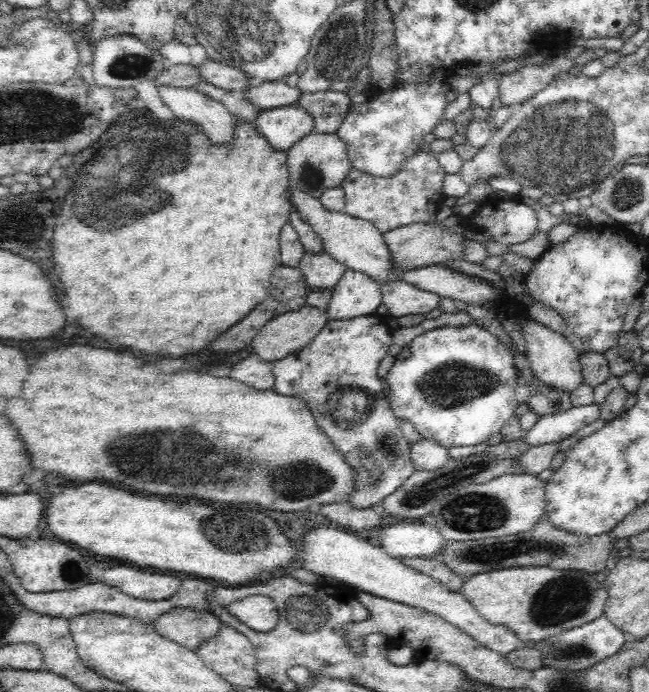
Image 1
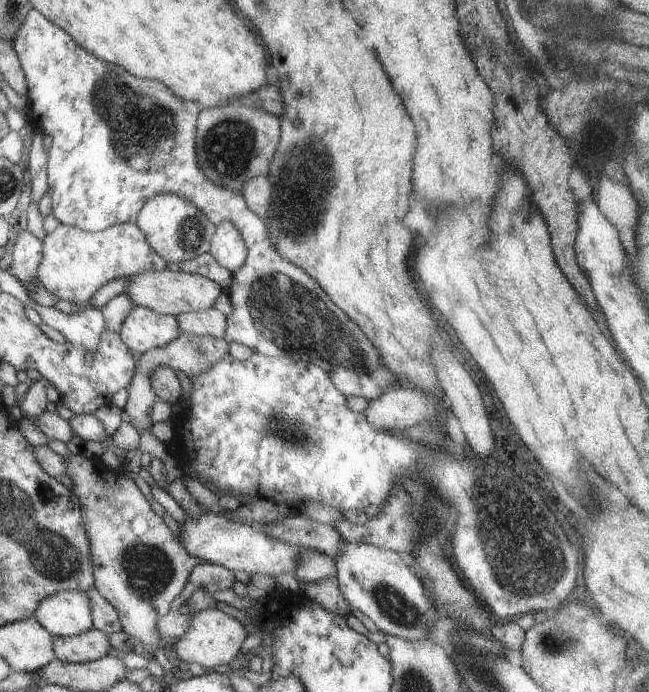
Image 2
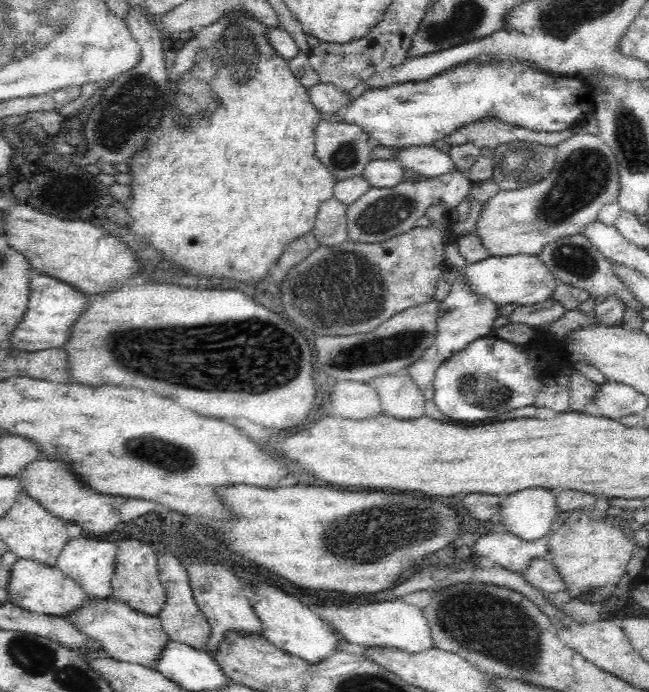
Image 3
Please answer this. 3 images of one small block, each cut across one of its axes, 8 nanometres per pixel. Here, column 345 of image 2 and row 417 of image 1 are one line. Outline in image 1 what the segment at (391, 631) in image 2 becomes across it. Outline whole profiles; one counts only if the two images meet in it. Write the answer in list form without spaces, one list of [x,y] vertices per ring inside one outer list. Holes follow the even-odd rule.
[[[600,404],[570,406],[568,411],[541,416],[538,422],[534,424],[534,428],[525,432],[524,438],[533,446],[560,443],[576,434],[584,426],[600,420],[601,415]]]

